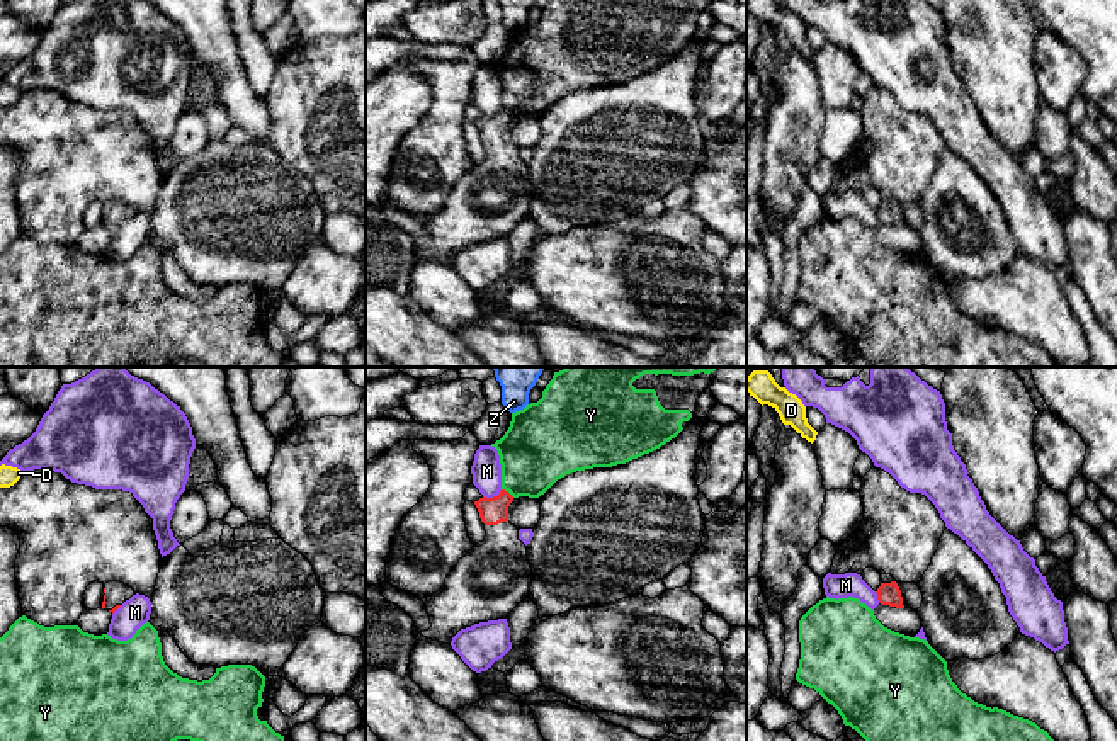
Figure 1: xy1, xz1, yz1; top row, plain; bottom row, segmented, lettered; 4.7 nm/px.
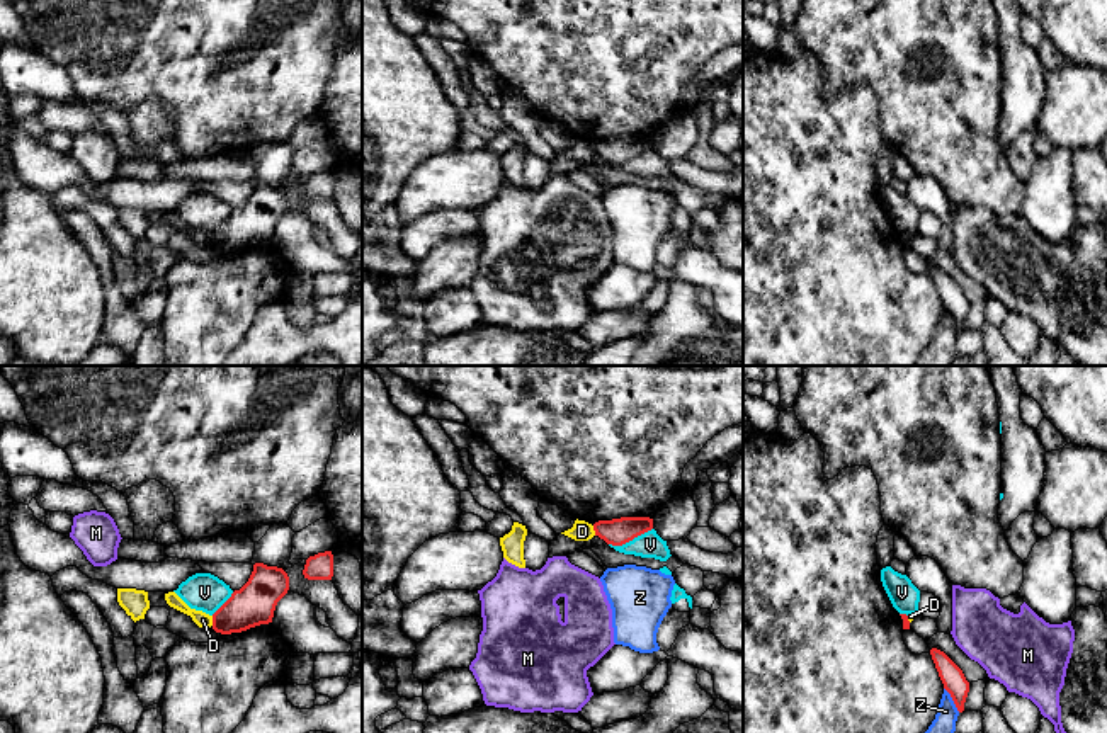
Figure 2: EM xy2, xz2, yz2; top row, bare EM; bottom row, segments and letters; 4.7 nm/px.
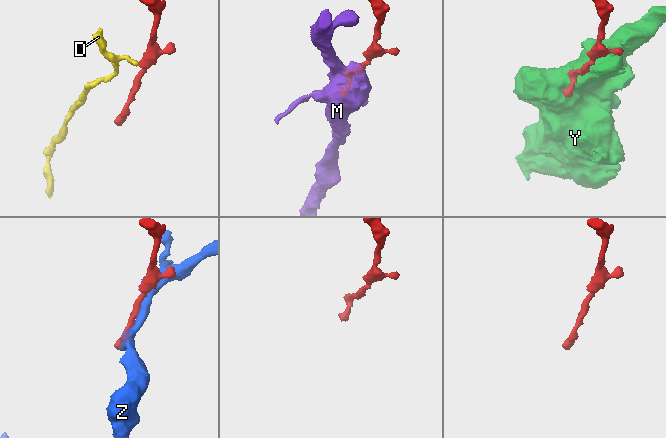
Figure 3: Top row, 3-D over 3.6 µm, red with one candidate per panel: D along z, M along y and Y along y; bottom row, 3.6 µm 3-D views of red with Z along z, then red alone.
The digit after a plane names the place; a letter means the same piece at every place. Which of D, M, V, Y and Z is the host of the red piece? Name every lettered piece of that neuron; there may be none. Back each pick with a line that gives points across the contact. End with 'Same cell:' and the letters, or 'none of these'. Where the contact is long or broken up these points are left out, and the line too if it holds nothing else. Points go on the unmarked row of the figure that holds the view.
Same cell: none of these

